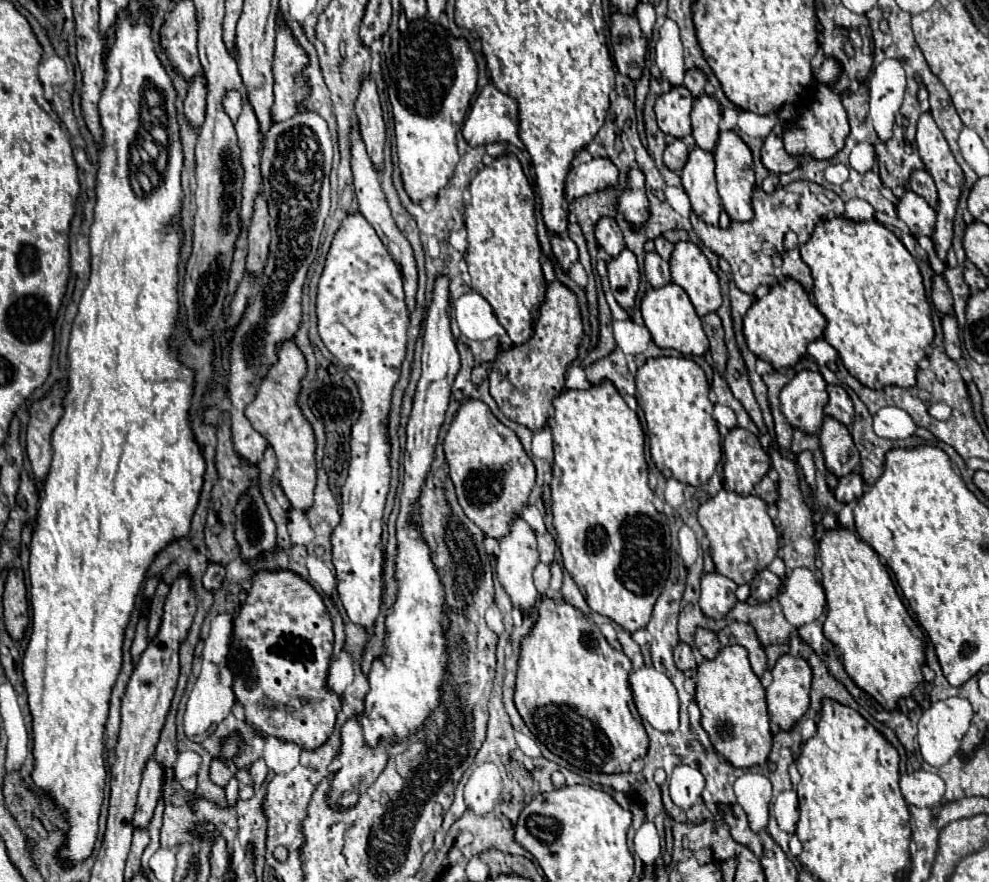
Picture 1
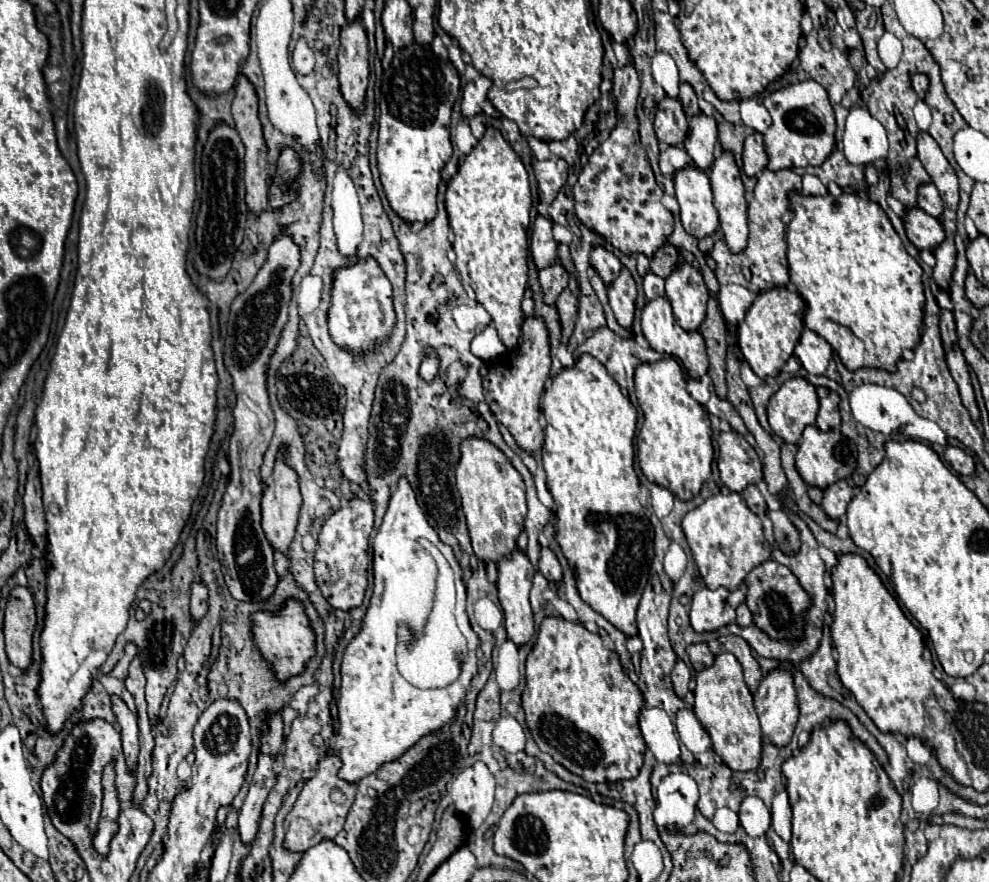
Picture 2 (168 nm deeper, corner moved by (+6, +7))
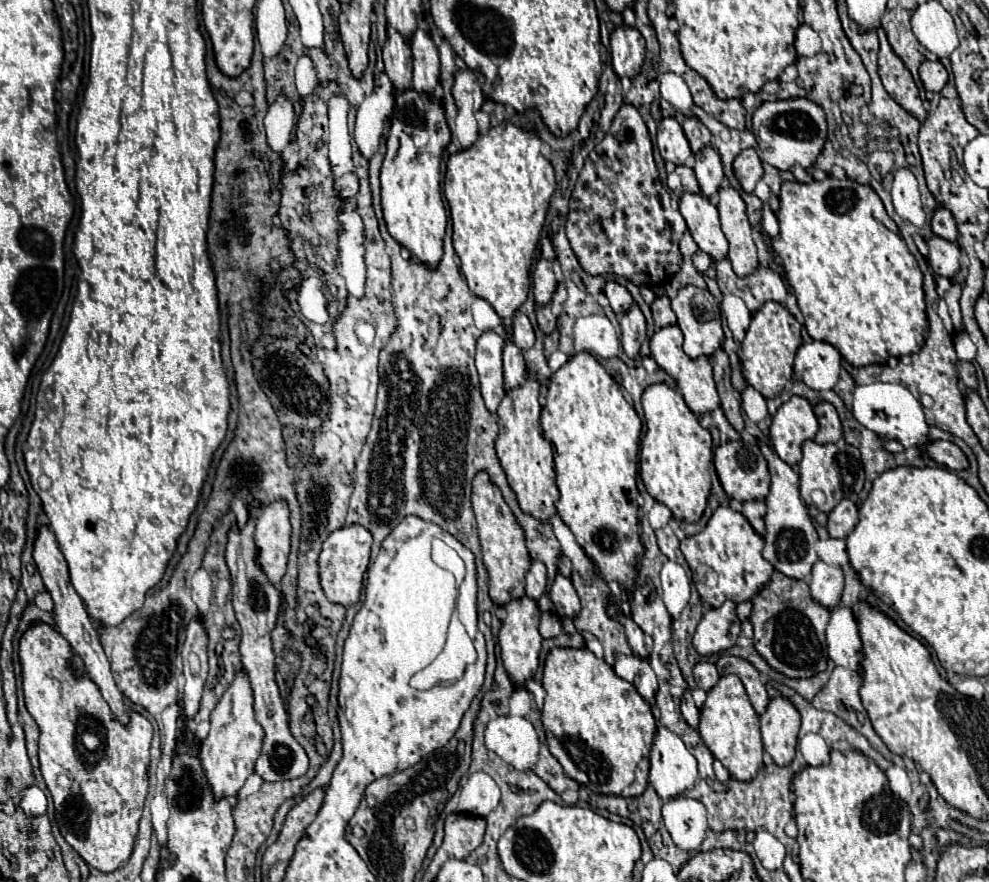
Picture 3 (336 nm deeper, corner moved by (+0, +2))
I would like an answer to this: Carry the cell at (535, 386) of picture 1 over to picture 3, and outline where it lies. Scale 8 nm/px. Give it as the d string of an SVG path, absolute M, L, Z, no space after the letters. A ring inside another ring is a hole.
M526 373L526 383L504 395L498 407L500 435L496 439L496 451L510 481L510 487L516 491L520 507L542 521L550 521L550 517L556 513L554 503L558 499L558 491L554 483L552 445L544 439L540 427L540 411L542 411L538 403L540 389L542 389L540 381L532 373Z

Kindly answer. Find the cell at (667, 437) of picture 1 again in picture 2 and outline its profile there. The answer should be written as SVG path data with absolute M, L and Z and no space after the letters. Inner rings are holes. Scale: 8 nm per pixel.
M674 358L638 366L636 398L644 412L644 426L636 438L640 470L650 482L670 490L678 500L692 500L712 470L714 448L708 412L688 394L682 366Z

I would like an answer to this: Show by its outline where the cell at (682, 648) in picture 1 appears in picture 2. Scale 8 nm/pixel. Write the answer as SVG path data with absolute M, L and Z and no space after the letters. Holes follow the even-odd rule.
M676 662L674 670L672 670L672 684L674 684L674 692L684 700L688 696L688 682L690 682L690 670L686 668L684 662Z

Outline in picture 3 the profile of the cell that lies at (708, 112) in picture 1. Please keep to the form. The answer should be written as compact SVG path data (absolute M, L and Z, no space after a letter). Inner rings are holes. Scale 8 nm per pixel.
M710 145L700 149L696 155L696 165L694 165L694 173L698 177L700 183L700 191L706 197L712 197L712 193L716 193L724 181L724 169L722 169L722 161L718 159L718 151L714 151Z

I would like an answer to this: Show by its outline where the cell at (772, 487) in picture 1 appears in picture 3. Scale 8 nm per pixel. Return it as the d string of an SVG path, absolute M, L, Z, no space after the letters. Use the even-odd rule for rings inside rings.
M746 501L742 507L742 515L750 521L750 525L762 535L764 533L764 513L766 505L764 501Z

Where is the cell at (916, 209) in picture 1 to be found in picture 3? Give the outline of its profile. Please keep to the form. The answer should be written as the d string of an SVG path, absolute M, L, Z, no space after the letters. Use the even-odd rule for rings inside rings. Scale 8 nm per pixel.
M932 235L928 239L928 263L932 265L936 275L944 275L948 279L956 277L960 271L960 247L956 243L950 243L948 239L942 239L938 235Z

